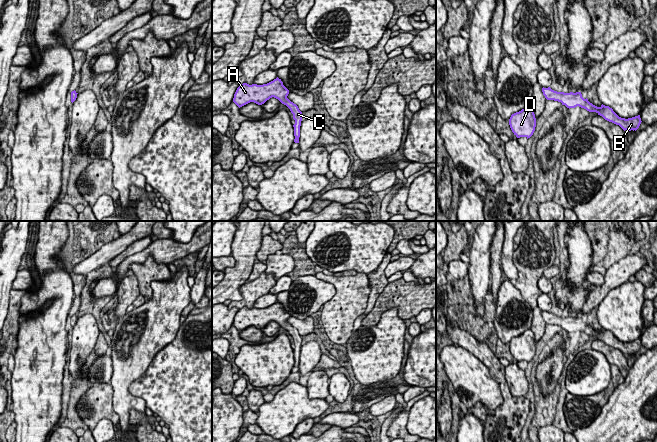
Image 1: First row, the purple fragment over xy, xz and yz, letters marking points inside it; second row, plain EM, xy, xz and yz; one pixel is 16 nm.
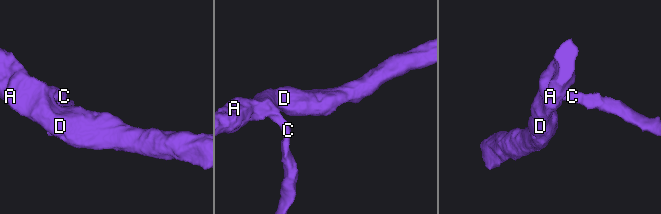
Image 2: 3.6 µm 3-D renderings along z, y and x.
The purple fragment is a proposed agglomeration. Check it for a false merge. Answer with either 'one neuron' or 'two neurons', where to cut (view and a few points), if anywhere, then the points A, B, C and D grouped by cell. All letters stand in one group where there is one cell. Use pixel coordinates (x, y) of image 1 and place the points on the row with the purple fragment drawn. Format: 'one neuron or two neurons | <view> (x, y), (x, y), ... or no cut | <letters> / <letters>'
one neuron | no cut | A B C D

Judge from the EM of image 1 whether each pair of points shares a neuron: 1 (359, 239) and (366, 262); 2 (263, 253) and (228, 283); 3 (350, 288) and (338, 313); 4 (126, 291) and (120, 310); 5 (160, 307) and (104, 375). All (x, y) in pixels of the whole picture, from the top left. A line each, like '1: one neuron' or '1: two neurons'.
1: one neuron
2: two neurons
3: one neuron
4: one neuron
5: two neurons

